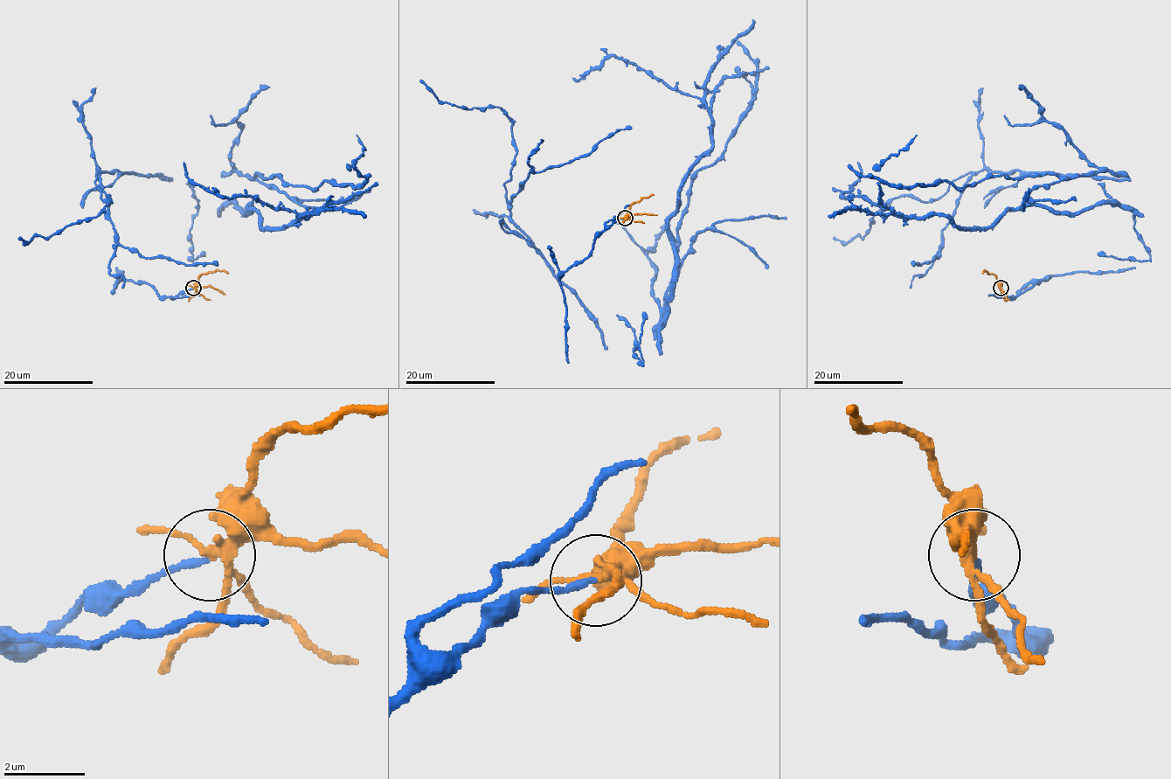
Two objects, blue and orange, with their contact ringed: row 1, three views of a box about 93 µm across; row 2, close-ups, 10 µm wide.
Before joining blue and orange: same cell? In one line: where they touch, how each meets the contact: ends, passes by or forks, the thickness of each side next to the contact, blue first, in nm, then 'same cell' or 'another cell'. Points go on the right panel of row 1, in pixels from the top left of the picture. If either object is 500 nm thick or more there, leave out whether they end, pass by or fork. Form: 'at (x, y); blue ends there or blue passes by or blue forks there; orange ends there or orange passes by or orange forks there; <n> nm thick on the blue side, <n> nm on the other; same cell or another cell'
at (1001, 288); blue ends there; orange forks there; 150 nm thick on the blue side, 240 nm on the other; another cell

